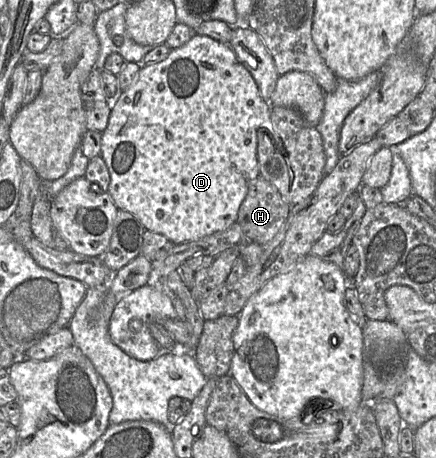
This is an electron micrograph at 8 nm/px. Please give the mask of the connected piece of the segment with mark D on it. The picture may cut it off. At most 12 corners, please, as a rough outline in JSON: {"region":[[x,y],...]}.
{"region":[[193,34],[113,99],[118,210],[175,245],[235,223],[271,106]]}

